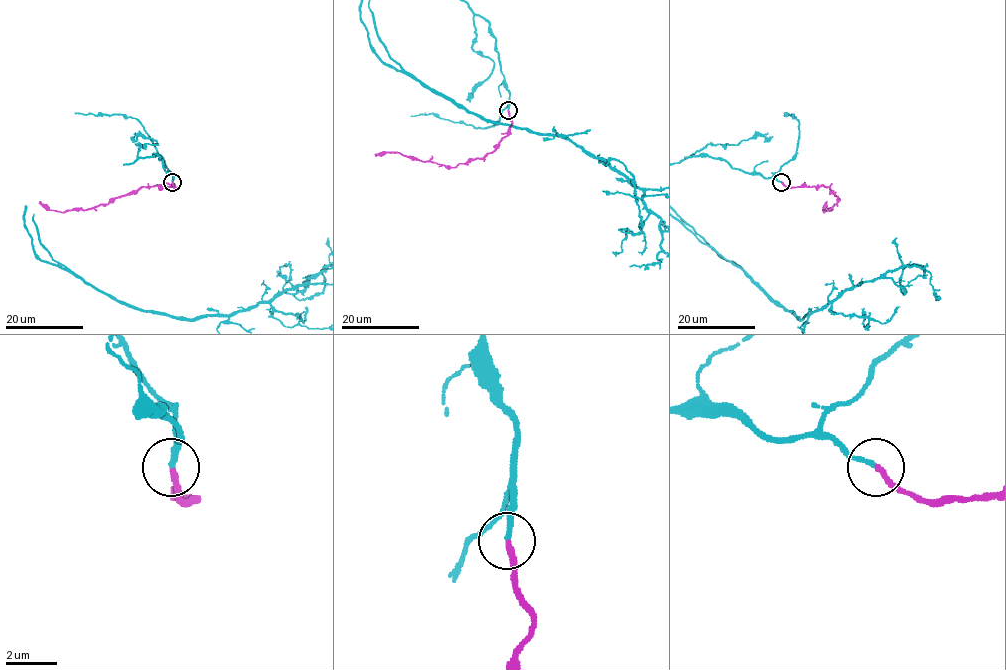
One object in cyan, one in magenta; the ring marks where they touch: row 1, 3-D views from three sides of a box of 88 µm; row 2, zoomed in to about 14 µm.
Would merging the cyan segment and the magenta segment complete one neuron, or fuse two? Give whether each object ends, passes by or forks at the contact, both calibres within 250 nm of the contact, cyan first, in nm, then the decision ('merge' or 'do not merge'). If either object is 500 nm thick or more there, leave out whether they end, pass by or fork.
cyan ends there; magenta ends there; 180 nm thick on the cyan side, 220 nm on the other; merge

